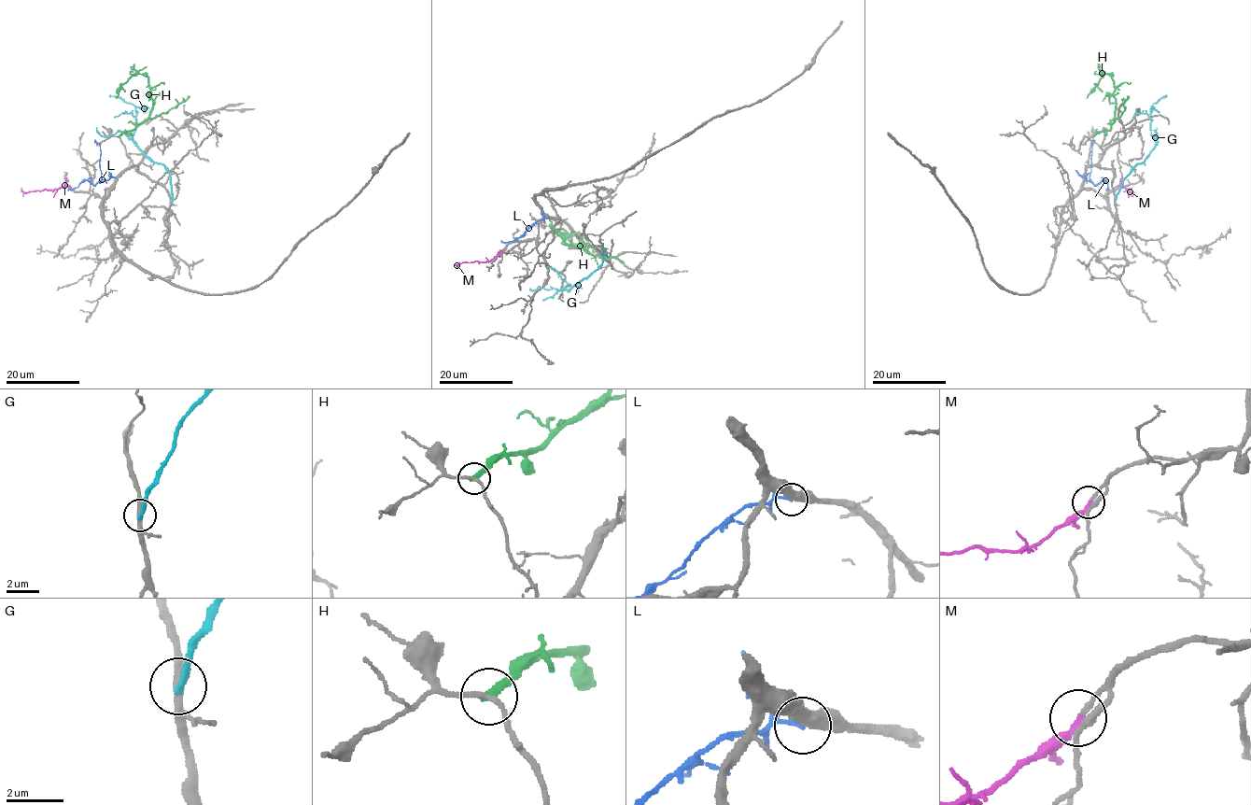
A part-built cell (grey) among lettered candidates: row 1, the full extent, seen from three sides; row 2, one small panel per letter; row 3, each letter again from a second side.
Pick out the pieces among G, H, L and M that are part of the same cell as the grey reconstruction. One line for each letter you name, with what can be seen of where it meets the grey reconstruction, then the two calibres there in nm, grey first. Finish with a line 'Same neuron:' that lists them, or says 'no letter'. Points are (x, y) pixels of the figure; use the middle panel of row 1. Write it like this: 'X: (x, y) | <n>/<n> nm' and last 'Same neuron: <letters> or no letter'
M: (501, 250) | 170/280 nm
Same neuron: M

